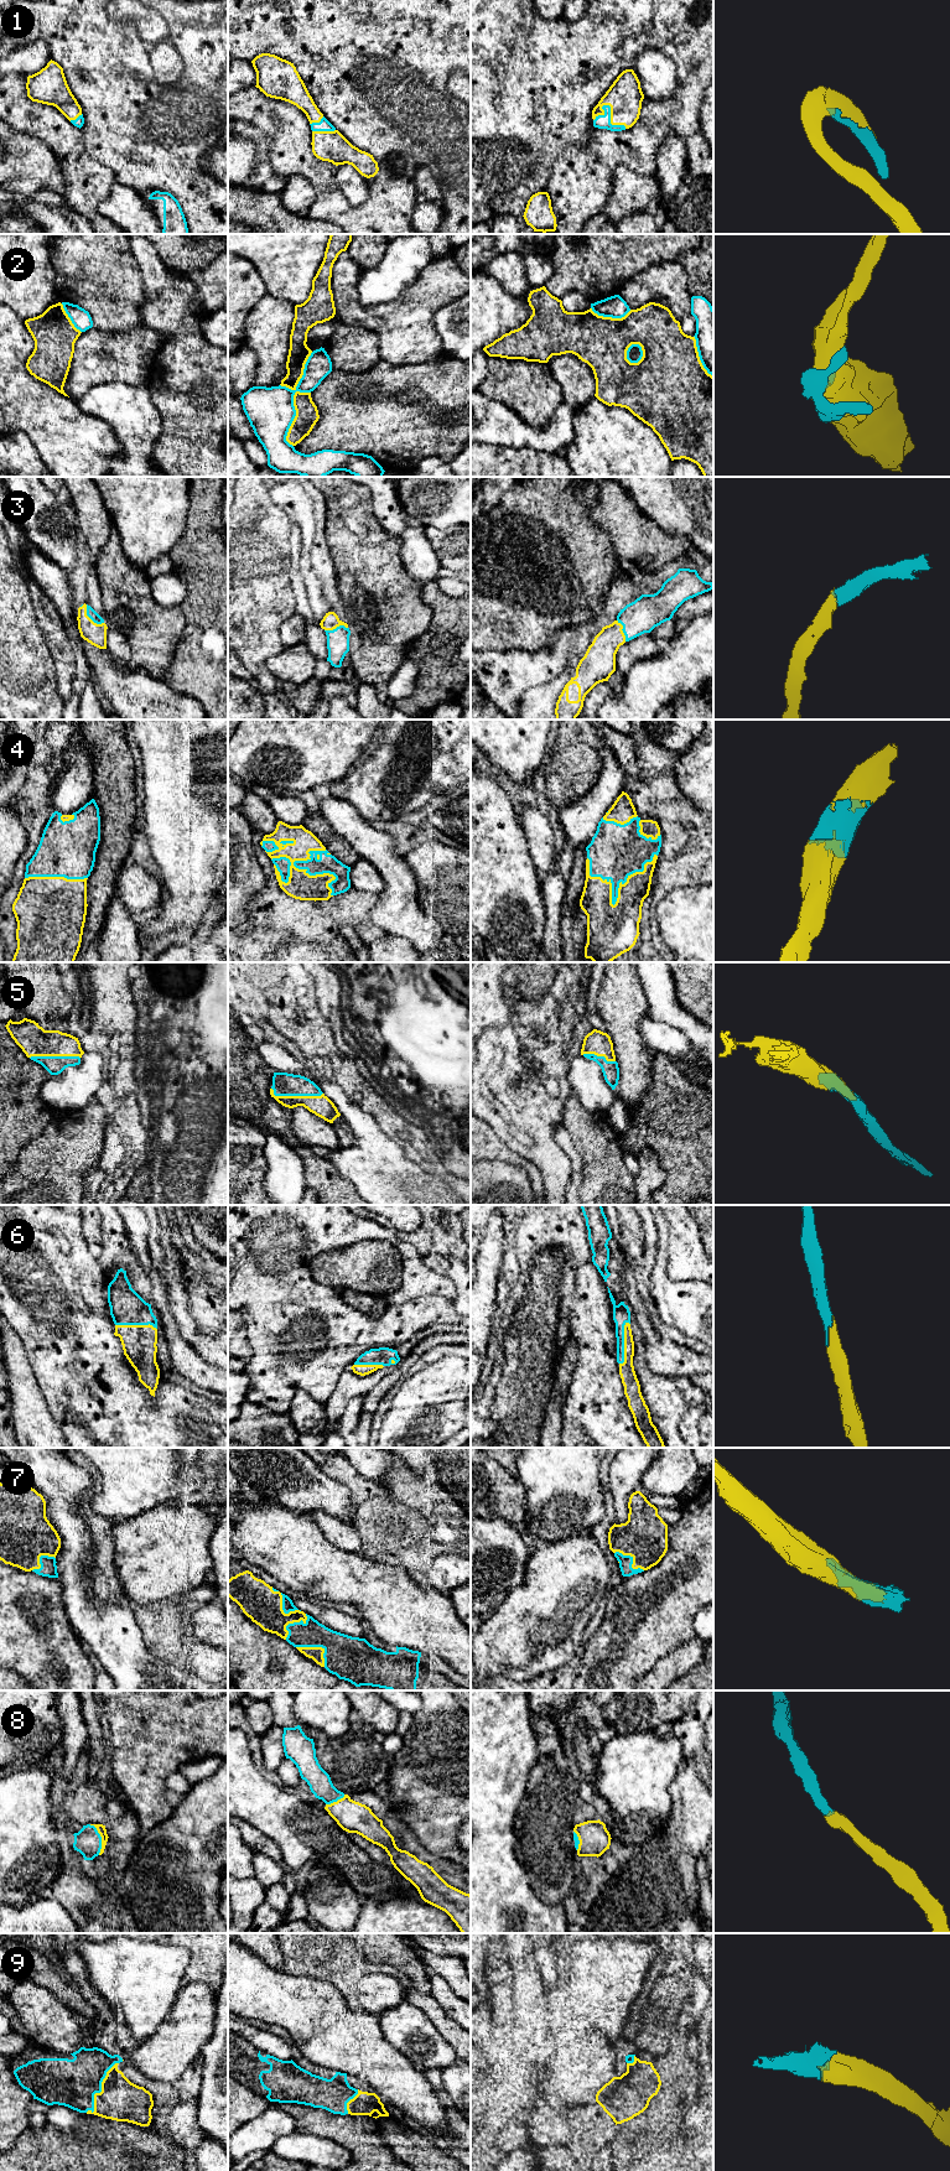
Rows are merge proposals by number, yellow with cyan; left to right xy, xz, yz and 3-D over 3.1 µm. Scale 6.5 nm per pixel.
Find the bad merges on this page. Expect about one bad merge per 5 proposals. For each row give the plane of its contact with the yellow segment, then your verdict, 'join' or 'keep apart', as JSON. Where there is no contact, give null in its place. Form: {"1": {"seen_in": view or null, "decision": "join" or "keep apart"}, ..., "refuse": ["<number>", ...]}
{"1": {"seen_in": "yz", "decision": "join"}, "2": {"seen_in": "xz", "decision": "keep apart"}, "3": {"seen_in": "xy", "decision": "join"}, "4": {"seen_in": "xz", "decision": "join"}, "5": {"seen_in": "xz", "decision": "join"}, "6": {"seen_in": "yz", "decision": "join"}, "7": {"seen_in": "xz", "decision": "join"}, "8": {"seen_in": "xy", "decision": "join"}, "9": {"seen_in": "xy", "decision": "join"}, "refuse": ["2"]}

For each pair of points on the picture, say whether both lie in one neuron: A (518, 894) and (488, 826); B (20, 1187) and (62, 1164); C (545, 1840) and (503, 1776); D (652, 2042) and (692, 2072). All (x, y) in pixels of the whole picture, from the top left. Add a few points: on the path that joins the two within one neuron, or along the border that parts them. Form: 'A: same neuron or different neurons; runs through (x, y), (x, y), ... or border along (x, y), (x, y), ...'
A: same neuron; runs through (501, 877), (488, 865), (488, 844)
B: same neuron; runs through (30, 1187), (39, 1187), (52, 1173)
C: different neurons; border along (528, 1774), (525, 1791), (513, 1822), (513, 1831)
D: different neurons; border along (673, 2024), (668, 2035), (668, 2049), (654, 2056)

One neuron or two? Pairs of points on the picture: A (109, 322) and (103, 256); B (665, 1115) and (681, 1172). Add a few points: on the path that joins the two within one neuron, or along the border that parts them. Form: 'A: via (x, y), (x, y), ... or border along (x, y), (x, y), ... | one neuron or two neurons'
A: via (109, 306), (107, 281), (103, 273) | one neuron
B: via (679, 1128), (681, 1131), (681, 1158) | one neuron

